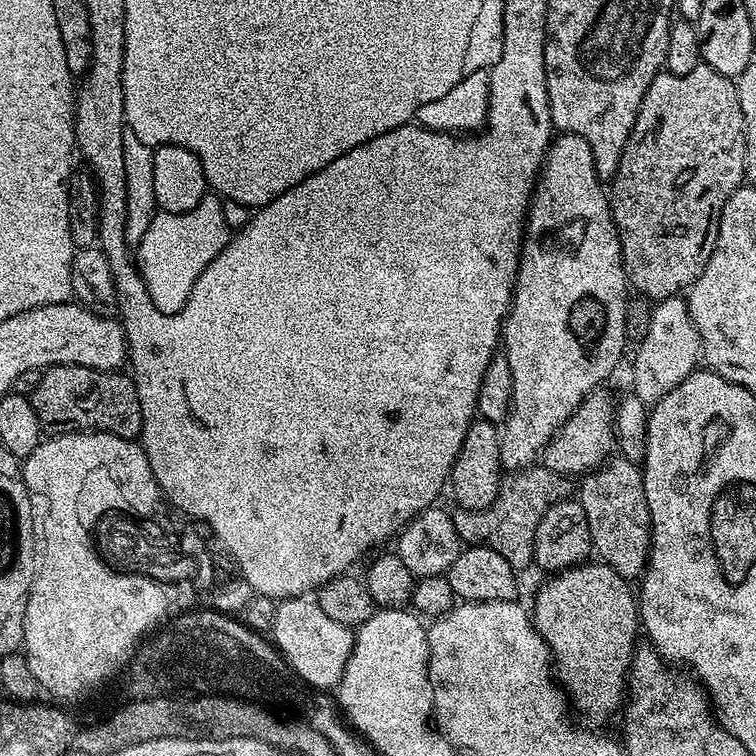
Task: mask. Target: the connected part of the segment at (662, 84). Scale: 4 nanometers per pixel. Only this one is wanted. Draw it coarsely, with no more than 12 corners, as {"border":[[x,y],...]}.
{"border":[[661,70],[611,181],[629,285],[702,274],[746,180],[733,77]]}

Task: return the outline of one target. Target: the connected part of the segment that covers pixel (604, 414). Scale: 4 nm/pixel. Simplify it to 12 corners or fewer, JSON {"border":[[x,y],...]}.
{"border":[[597,390],[560,427],[543,467],[580,478],[614,448],[614,396]]}

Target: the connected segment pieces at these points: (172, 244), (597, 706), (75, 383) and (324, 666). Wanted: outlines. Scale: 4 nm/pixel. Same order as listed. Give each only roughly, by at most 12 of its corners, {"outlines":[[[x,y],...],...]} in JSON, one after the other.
{"outlines":[[[217,195],[153,215],[134,259],[151,304],[180,312],[231,239]],[[609,564],[553,575],[534,623],[584,712],[621,703],[638,600]],[[60,364],[31,394],[43,423],[136,440],[123,371]],[[303,595],[279,601],[270,636],[305,685],[332,690],[353,629]]]}

